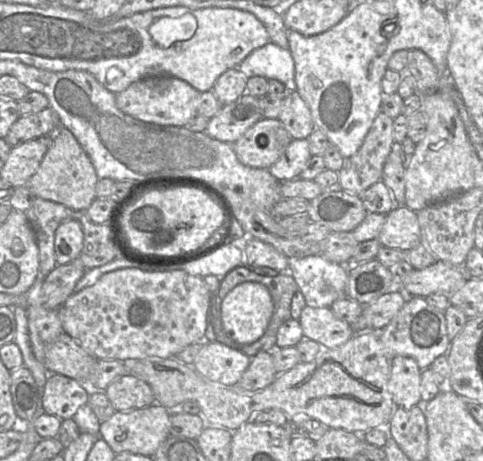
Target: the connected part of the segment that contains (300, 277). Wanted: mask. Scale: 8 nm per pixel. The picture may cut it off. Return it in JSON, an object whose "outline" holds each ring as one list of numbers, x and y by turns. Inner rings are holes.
{"outline":[[321,255,290,260,291,276,303,294,307,306,329,307,338,299,346,297,348,266,328,261]]}

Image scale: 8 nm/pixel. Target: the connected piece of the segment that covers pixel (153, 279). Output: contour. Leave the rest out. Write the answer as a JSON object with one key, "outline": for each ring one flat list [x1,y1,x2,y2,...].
{"outline":[[122,268,108,272,94,285,74,292,58,308,64,333,98,360,174,357,186,346,204,342,211,292,203,278,184,270]]}

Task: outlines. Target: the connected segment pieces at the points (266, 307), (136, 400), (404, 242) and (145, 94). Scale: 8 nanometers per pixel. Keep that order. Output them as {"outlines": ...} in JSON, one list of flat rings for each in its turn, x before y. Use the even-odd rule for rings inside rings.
{"outlines":[[[258,282,238,284,221,302,223,327,240,345,254,343,263,336,273,311,269,290]],[[124,374,103,391,116,412,141,409,156,403,151,387,131,374]],[[406,206,394,207,386,214,377,238,383,247,408,251,421,243,417,213]],[[150,76,116,94,121,111,139,120,170,126,185,126,197,115,201,93,186,81,172,76]]]}

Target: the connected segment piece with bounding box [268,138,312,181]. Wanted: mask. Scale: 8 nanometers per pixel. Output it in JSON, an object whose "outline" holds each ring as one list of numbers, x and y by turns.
{"outline":[[293,139,283,154,268,169,278,181,297,179,311,158,307,139]]}

